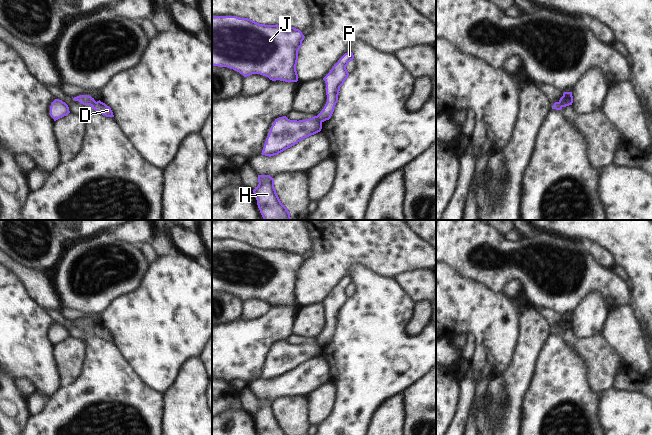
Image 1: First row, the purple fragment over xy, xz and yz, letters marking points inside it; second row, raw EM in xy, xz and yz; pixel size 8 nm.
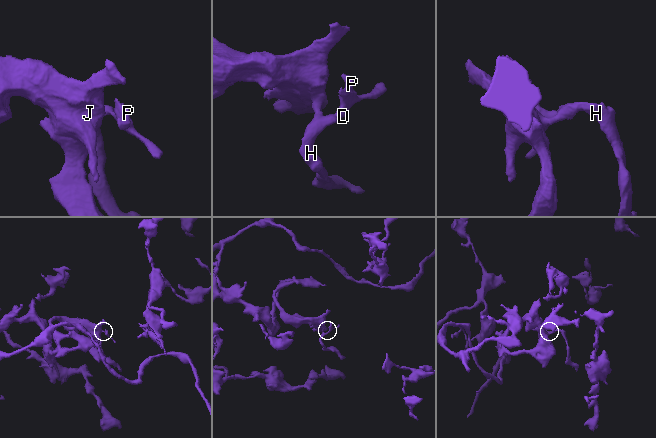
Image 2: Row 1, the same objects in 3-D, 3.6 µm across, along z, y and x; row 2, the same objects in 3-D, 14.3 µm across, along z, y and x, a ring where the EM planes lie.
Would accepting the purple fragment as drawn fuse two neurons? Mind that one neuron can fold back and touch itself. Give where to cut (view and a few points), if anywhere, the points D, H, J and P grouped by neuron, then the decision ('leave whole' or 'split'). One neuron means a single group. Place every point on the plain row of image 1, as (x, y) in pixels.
xz (316, 340), (321, 346) | D P / H J | split

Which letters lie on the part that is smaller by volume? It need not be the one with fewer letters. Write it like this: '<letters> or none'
D, P

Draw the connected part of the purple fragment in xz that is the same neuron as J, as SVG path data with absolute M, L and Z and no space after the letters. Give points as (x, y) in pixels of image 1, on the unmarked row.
M212 240L212 290L228 291L244 301L260 298L272 305L297 306L298 275L305 260L299 253L259 248L237 240Z

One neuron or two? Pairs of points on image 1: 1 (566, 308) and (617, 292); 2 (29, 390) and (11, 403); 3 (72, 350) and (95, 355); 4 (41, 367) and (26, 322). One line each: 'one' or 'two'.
1: one
2: two
3: two
4: one

